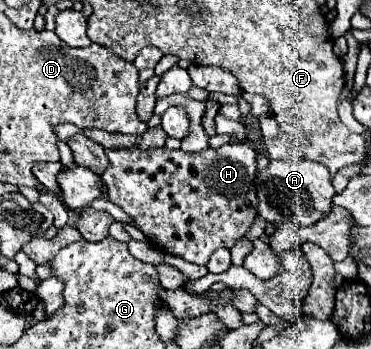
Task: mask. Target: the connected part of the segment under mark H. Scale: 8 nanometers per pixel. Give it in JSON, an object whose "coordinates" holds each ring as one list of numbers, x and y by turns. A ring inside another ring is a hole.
{"coordinates":[[227,143,219,149,203,149,199,153,185,153,181,149,177,151,171,151,167,147,161,147,161,149,147,149,147,151,141,151,141,149,105,149,107,157,109,157,109,167,105,169,105,173,101,175,101,179,105,181,107,185,107,193,109,193,109,201,119,205,133,221,135,221,135,227,153,243,157,245,157,249,161,249,163,253,171,253,171,255,177,255,185,261,191,261,191,263,197,263,197,265,205,265,211,257,213,251,225,247,225,249,231,249,235,245,235,241,239,241,245,231,253,225,255,217,257,217,257,197,255,197,255,185,253,185,253,179,255,179,255,149,249,145,249,143]]}

